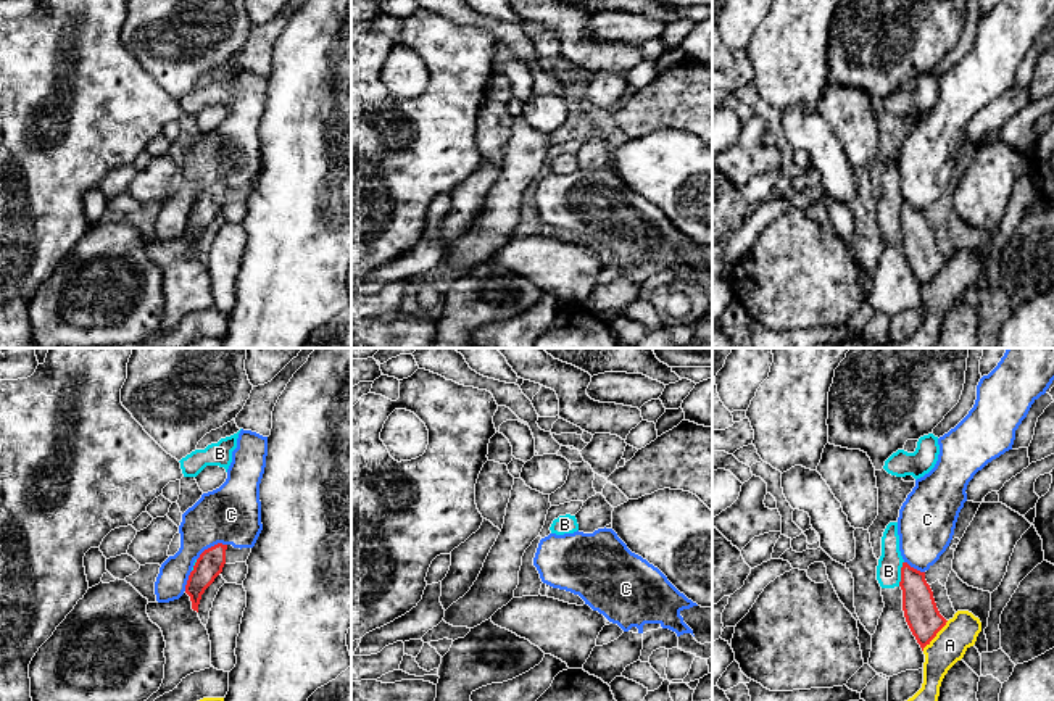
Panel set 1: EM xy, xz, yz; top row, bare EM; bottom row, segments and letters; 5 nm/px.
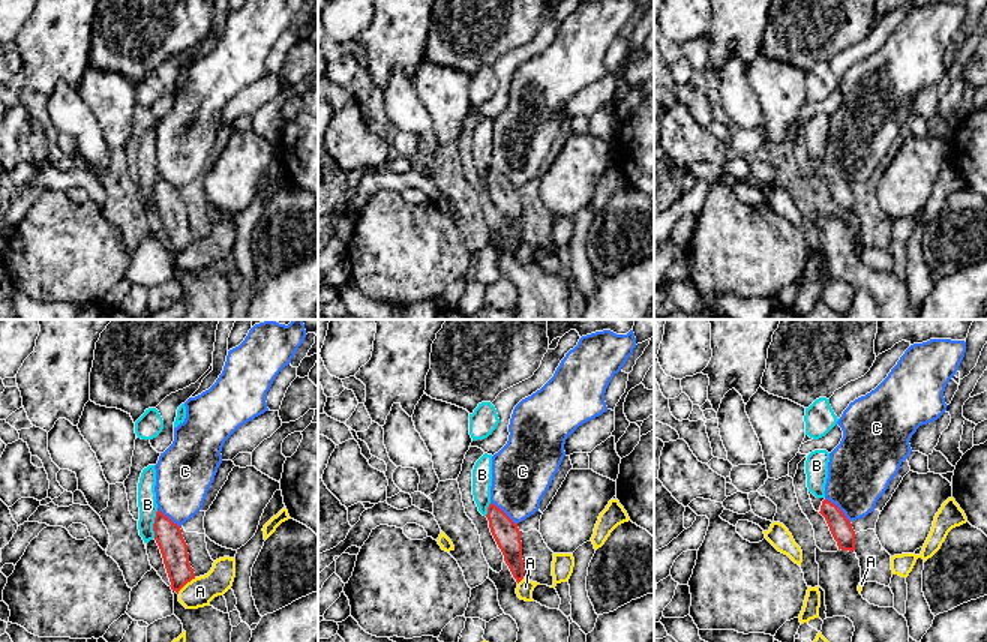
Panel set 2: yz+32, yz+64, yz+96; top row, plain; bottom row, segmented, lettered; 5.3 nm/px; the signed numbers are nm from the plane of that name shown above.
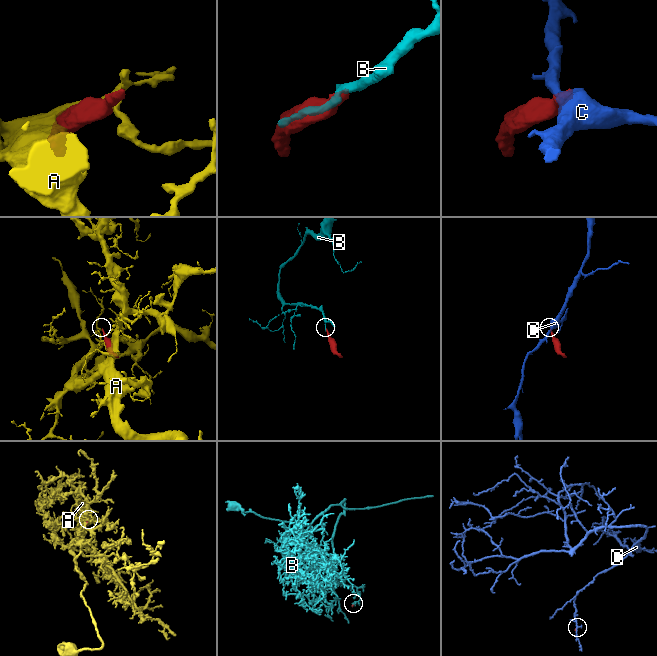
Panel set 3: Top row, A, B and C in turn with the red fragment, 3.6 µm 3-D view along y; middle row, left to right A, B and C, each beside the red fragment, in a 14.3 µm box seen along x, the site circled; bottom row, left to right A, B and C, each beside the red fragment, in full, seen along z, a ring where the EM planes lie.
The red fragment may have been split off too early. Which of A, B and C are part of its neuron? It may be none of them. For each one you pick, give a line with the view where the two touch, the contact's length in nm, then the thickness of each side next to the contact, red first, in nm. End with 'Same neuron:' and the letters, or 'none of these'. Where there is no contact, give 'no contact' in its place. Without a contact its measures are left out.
Same neuron: none of these

